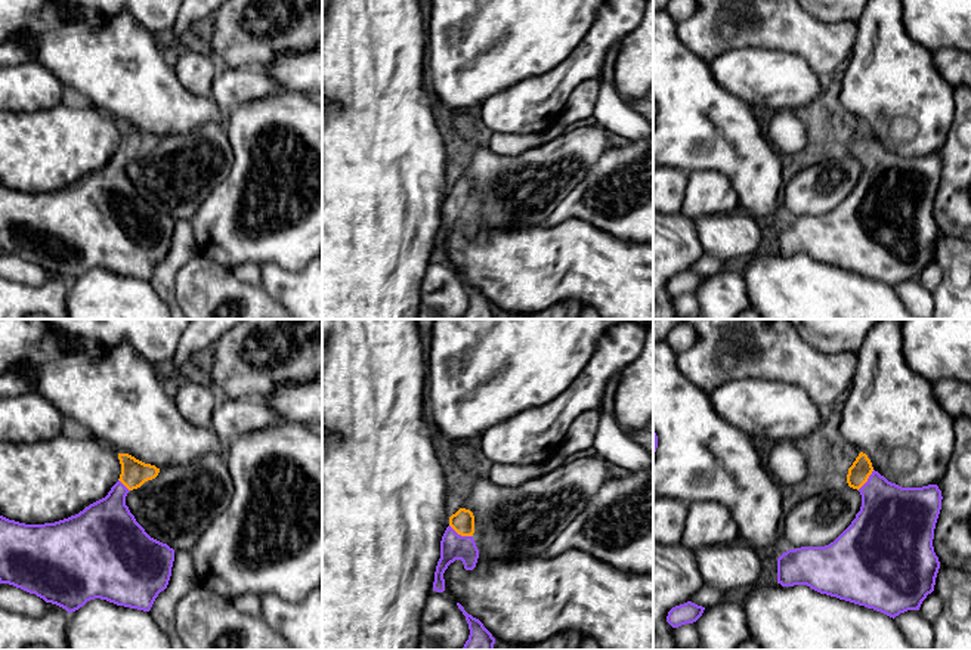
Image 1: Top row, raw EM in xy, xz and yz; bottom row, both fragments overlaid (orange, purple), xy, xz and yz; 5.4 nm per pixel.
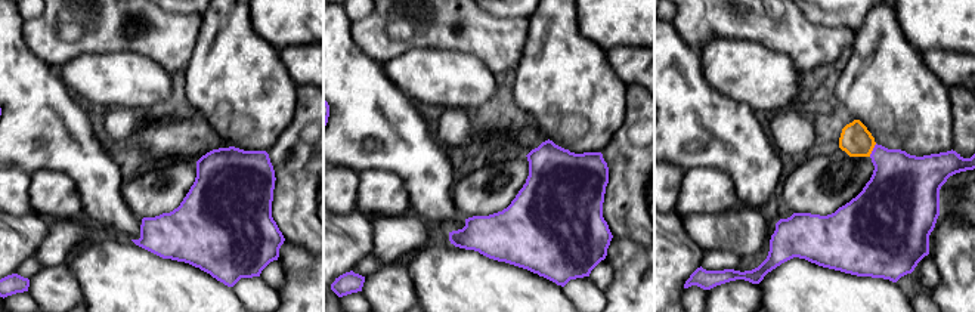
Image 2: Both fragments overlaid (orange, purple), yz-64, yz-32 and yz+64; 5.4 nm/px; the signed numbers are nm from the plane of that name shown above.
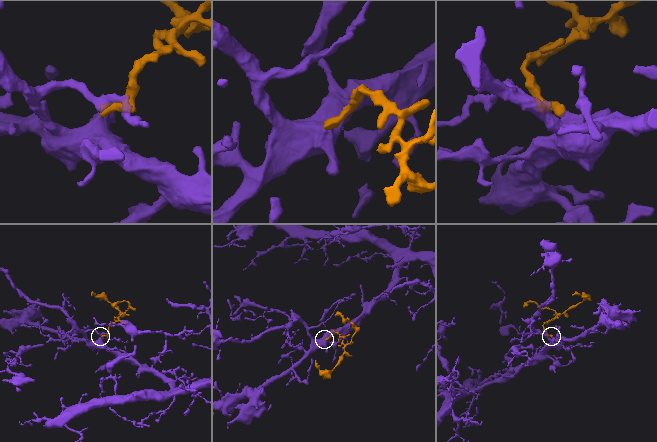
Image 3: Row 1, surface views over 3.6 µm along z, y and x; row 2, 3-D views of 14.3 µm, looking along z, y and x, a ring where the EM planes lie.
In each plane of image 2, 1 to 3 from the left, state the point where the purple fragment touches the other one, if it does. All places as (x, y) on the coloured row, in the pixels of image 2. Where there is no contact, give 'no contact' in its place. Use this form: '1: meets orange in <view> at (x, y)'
1: no contact
2: no contact
3: meets orange in yz+64 at (872, 150)

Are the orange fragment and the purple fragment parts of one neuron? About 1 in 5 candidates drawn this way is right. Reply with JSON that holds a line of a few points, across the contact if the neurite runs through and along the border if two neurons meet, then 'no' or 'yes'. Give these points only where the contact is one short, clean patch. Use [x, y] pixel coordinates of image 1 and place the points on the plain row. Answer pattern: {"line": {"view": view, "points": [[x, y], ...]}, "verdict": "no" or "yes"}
{"line": {"view": "xz", "points": [[463, 191], [461, 204], [454, 216]]}, "verdict": "yes"}

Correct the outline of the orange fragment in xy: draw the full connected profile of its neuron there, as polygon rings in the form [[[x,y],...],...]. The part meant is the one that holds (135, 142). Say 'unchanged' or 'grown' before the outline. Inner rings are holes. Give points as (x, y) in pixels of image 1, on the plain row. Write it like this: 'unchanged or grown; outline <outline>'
grown; outline [[[118,123],[121,143],[108,164],[68,188],[25,194],[0,185],[0,253],[9,253],[72,282],[100,267],[149,281],[168,254],[174,219],[151,207],[126,174],[130,160],[158,145],[160,137]]]

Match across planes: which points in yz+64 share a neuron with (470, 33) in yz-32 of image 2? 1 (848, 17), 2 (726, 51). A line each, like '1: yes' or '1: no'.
1: no
2: no

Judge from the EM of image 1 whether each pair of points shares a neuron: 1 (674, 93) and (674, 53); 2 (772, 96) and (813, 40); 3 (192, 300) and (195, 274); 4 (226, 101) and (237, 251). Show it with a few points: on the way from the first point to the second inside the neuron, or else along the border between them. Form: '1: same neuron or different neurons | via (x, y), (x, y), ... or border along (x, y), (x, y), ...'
1: same neuron | via (674, 83), (674, 64)
2: different neurons | border along (766, 49), (795, 53), (825, 79)
3: same neuron | via (195, 294), (195, 279)
4: different neurons | border along (259, 98), (240, 104), (226, 113)

